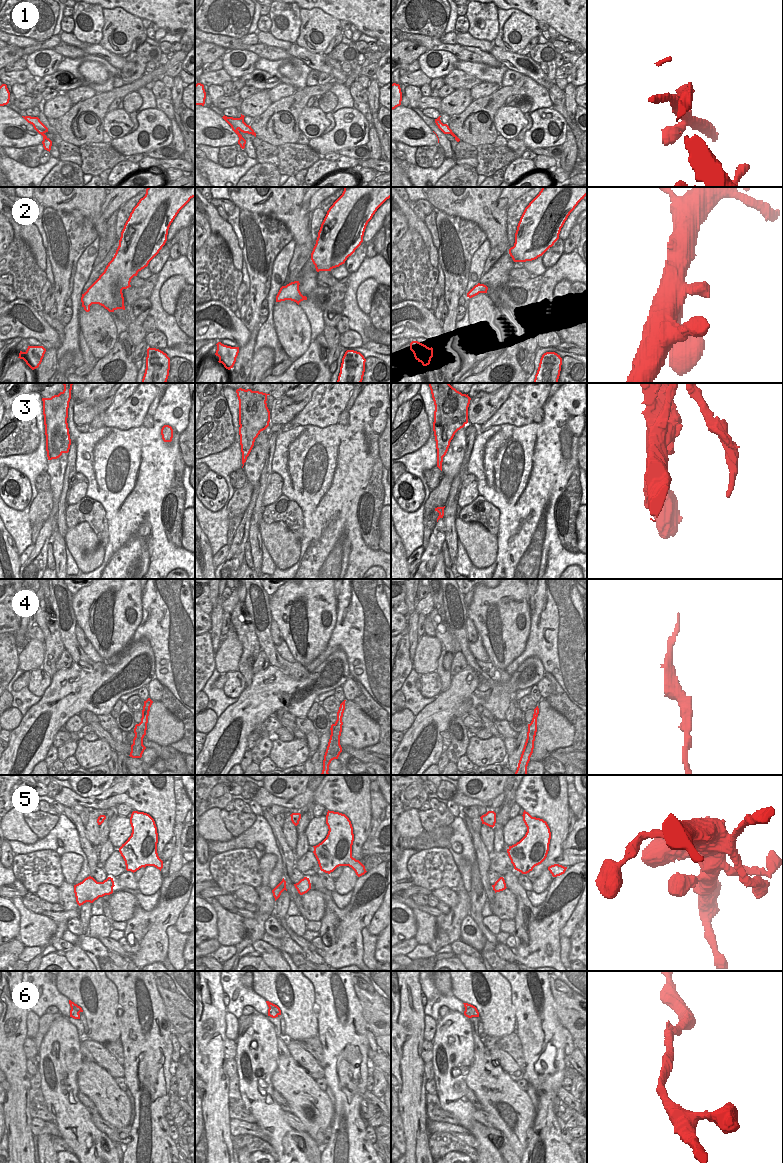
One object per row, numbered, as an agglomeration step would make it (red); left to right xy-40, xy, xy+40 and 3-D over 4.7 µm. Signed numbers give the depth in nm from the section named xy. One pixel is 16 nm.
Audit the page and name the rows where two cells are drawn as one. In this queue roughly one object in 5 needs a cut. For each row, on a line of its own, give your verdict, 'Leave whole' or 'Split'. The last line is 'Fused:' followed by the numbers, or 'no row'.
1: Leave whole
2: Leave whole
3: Split
4: Leave whole
5: Leave whole
6: Leave whole
Fused: 3.

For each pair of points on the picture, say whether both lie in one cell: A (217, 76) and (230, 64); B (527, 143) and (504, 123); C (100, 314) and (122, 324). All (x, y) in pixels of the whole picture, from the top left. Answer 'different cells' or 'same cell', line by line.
A: different cells
B: different cells
C: different cells

